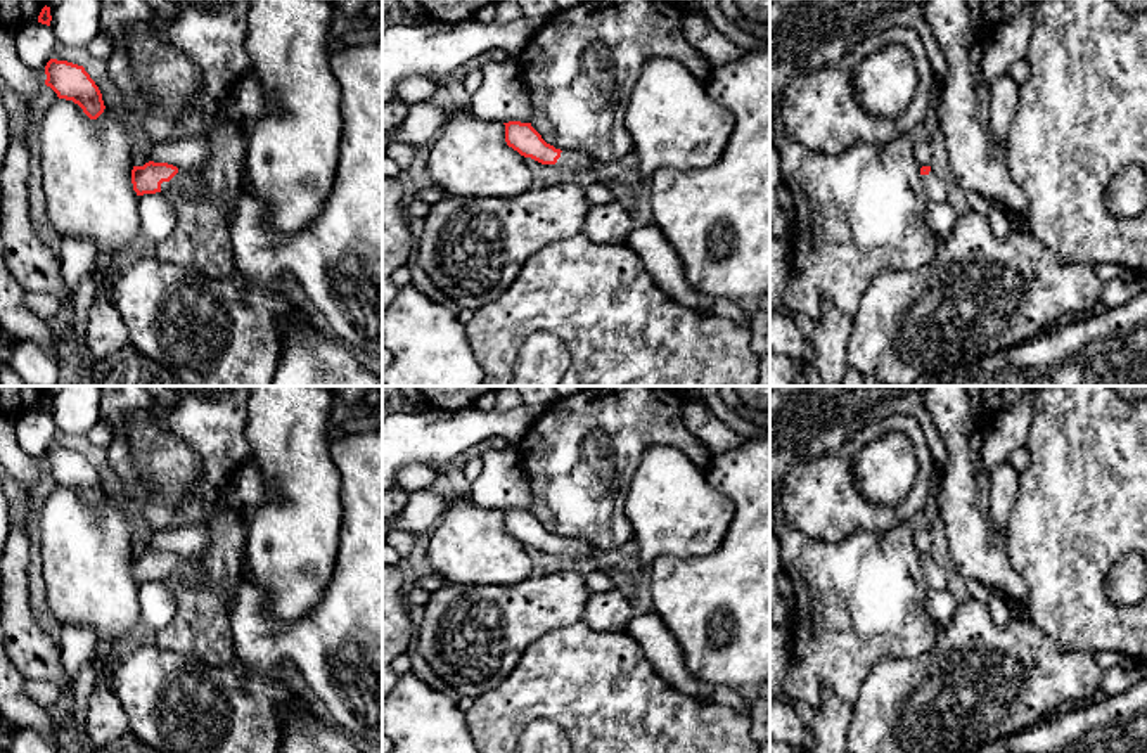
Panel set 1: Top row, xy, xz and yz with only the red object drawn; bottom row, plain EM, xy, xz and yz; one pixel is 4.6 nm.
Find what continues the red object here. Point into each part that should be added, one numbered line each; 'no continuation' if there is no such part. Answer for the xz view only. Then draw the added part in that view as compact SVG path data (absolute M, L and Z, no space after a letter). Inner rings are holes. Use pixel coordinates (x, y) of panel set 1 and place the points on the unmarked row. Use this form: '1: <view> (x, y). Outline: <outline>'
1: xz (571, 547). Outline: M562 538L557 550L550 554L561 554L561 556L578 559L578 557L593 556L595 552L597 552L595 547L588 542L576 540L576 538Z

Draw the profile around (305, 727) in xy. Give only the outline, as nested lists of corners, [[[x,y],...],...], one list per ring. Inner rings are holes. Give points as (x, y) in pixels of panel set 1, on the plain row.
[[[292,665],[279,679],[289,696],[280,703],[282,737],[277,753],[362,753],[356,741],[324,713]]]

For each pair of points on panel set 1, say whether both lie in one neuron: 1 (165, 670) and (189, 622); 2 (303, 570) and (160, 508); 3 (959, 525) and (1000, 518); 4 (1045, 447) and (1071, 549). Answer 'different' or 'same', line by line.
1: different
2: different
3: different
4: same

